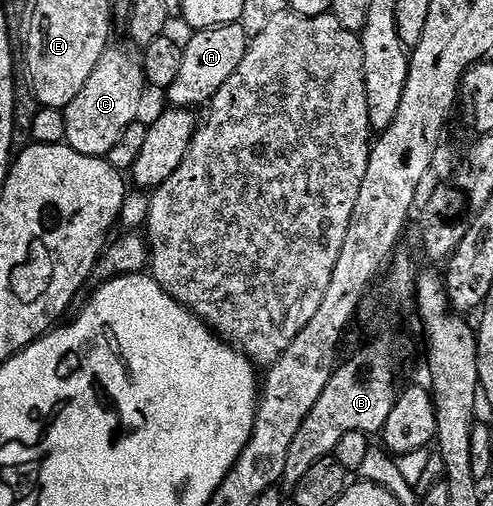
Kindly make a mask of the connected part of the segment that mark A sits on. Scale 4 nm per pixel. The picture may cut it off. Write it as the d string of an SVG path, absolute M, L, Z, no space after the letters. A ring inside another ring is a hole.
M235 23L221 25L217 29L208 29L195 32L189 38L182 50L182 62L180 71L177 72L176 81L168 90L170 101L178 109L170 109L150 129L142 150L138 153L138 162L134 165L135 186L157 187L169 179L172 171L180 167L184 155L194 138L196 120L188 110L193 105L205 106L214 100L215 95L228 83L232 71L240 67L240 59L244 59L248 44L248 33L241 29L242 25Z

